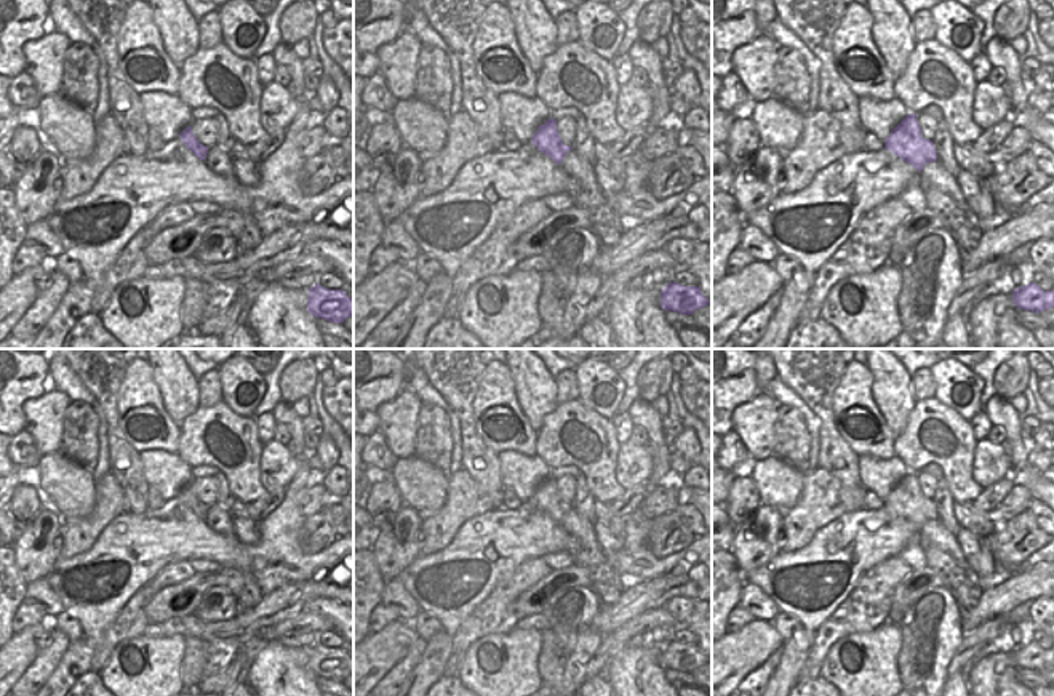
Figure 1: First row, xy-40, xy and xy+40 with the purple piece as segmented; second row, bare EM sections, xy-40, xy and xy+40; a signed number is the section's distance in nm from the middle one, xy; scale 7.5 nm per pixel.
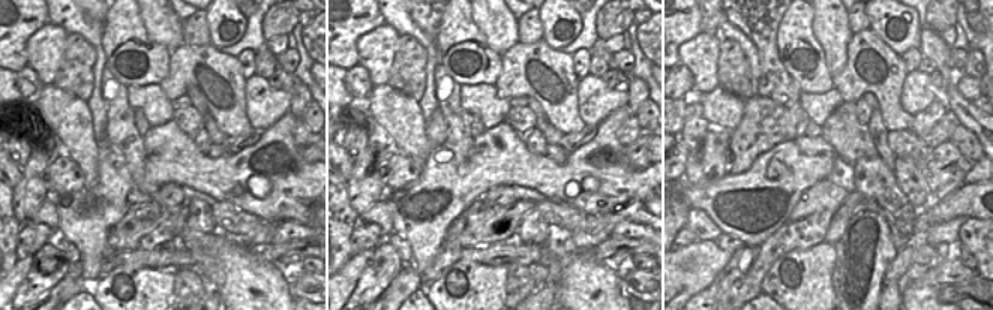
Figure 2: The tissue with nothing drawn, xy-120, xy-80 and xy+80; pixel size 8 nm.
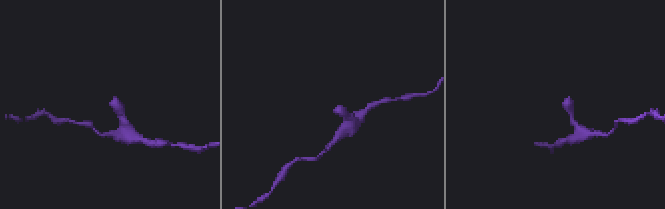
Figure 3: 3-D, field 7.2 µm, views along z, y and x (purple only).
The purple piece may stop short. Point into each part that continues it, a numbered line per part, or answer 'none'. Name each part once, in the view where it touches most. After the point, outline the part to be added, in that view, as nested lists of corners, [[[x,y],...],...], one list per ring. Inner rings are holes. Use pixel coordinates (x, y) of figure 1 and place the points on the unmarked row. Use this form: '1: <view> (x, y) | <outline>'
none

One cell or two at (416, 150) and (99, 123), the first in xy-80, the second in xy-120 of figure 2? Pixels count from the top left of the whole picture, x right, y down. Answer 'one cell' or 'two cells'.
two cells

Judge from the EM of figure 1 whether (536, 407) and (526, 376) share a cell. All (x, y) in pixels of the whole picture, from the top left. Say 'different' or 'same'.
same

